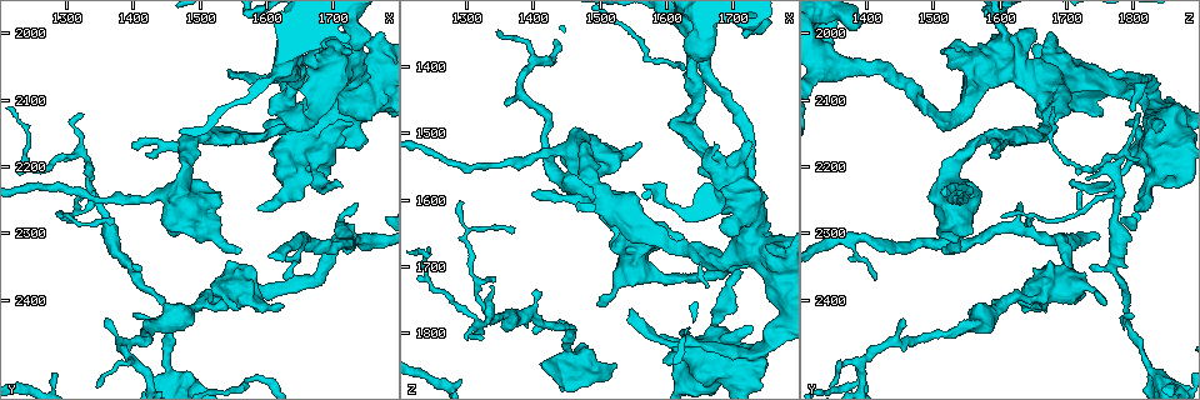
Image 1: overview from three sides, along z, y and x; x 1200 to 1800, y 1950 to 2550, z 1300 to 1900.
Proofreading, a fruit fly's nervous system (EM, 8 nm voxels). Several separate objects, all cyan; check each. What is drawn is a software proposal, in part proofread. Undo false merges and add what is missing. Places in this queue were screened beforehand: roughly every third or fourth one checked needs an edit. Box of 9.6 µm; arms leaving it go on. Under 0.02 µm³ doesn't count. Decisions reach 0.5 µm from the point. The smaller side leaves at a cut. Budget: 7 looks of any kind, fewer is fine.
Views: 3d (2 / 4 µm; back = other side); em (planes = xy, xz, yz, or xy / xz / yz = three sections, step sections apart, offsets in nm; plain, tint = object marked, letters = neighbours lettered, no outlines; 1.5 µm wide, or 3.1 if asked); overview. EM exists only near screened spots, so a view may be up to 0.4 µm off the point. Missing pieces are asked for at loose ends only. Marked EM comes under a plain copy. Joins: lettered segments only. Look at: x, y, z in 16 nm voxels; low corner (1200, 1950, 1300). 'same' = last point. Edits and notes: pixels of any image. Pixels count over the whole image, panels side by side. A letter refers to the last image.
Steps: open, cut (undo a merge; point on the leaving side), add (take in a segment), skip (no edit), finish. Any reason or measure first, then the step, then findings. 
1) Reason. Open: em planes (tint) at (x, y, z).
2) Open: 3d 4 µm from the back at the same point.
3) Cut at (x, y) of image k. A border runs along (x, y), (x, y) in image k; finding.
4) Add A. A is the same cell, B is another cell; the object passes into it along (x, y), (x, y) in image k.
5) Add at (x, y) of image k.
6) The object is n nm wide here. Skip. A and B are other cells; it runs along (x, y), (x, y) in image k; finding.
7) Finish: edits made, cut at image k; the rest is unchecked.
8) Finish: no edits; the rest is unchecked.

Thick end. Open: 3d 4 µm at (1590, 2140, 1840).

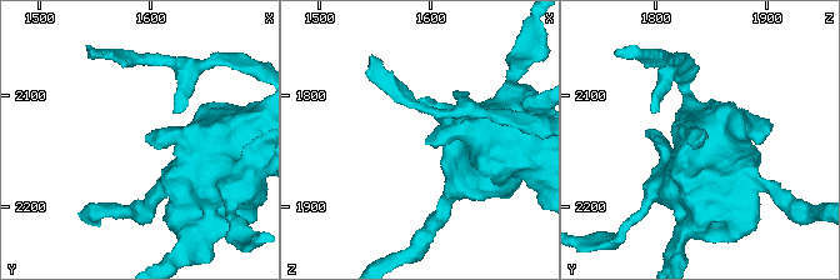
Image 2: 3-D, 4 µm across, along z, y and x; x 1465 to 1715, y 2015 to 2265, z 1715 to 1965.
Shape alone is not enough. Open: em xy step 8 (tint) at (1592, 2142, 1840).

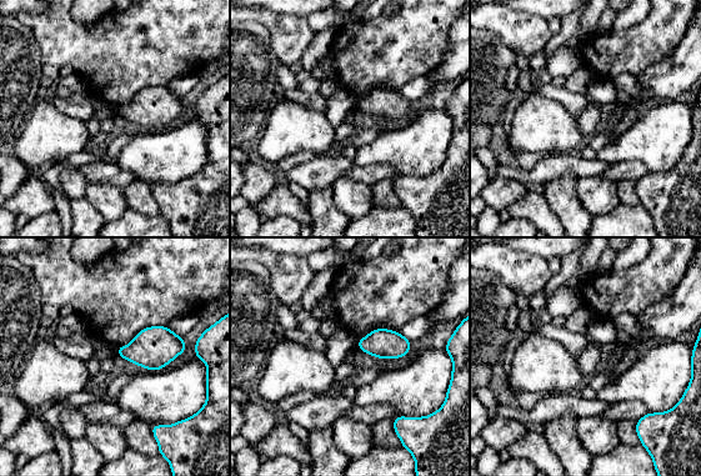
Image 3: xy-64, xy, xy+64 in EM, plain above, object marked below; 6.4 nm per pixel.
Open: em planes (letters) at the same point.

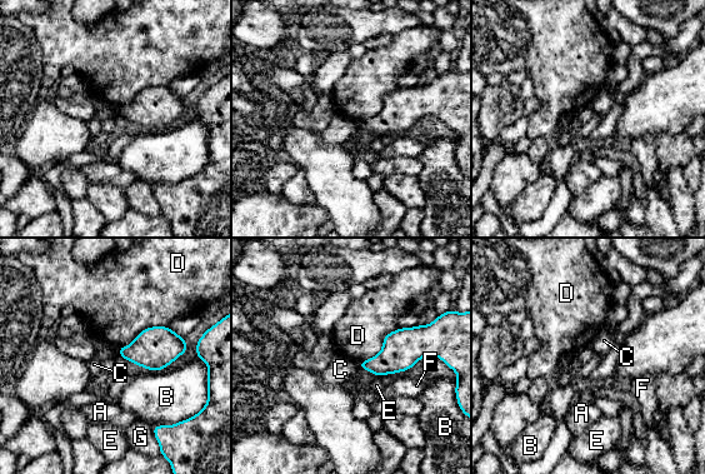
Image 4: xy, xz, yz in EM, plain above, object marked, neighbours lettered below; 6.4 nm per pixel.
Skip. A, B, C, D, E, F and G are other cells; a border runs along (358, 364), (360, 368) in image 4; none of them fits.

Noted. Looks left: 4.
Sudden change in width. Open: 3d 2 µm at (1435, 2440, 1560).

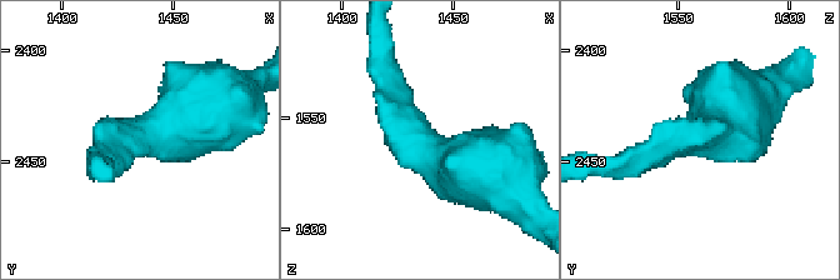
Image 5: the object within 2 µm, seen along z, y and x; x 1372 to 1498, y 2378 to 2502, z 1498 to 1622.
The arms are 170, 500 nm wide. Open: em planes (tint) at (1429, 2437, 1557).

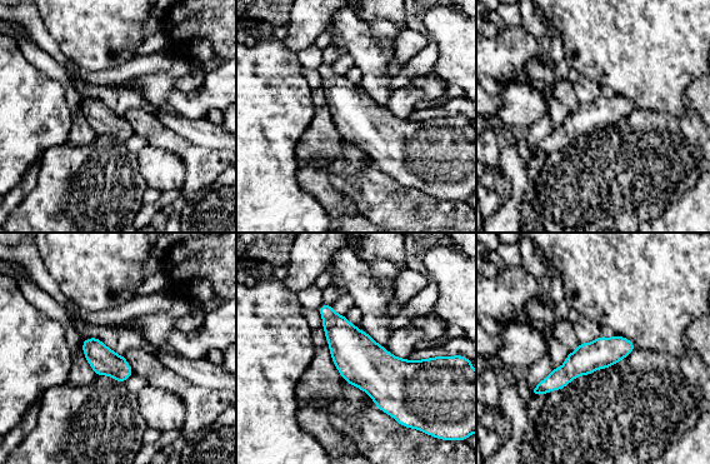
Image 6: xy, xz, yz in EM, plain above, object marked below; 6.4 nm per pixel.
Open: em planes (letters) at the same point.

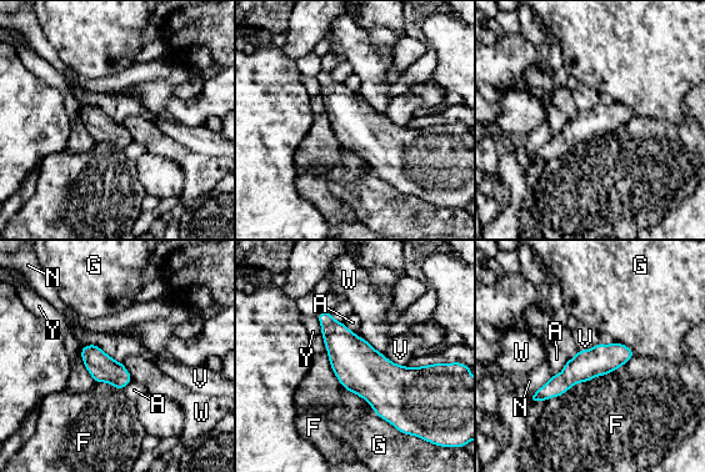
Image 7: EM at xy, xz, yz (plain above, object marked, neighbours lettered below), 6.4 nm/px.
Skip. A, F, G, N, V, W and Y are other cells; a border runs along (380, 352), (391, 361), (404, 366) in image 7; all the same neuron.

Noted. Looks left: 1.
Thin end. Open: em planes (letters) at (1290, 2280, 1605).

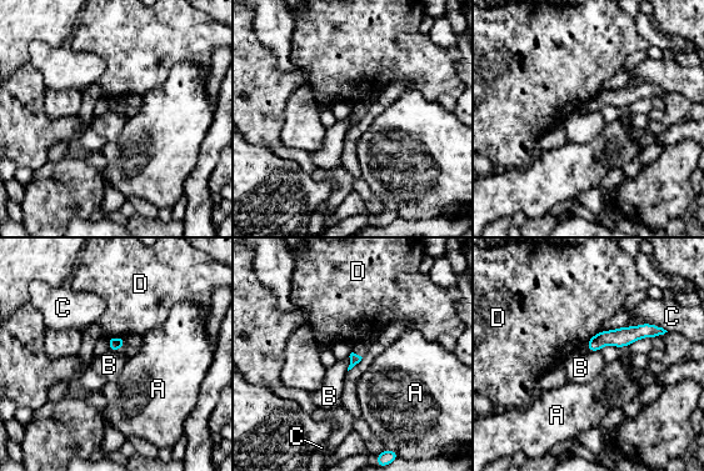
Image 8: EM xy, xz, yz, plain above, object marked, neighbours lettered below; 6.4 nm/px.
Skip. A, B, C and D are other cells; no lettered segment goes on from it.

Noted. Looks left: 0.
Finish: no edits; the rest is unchecked.

